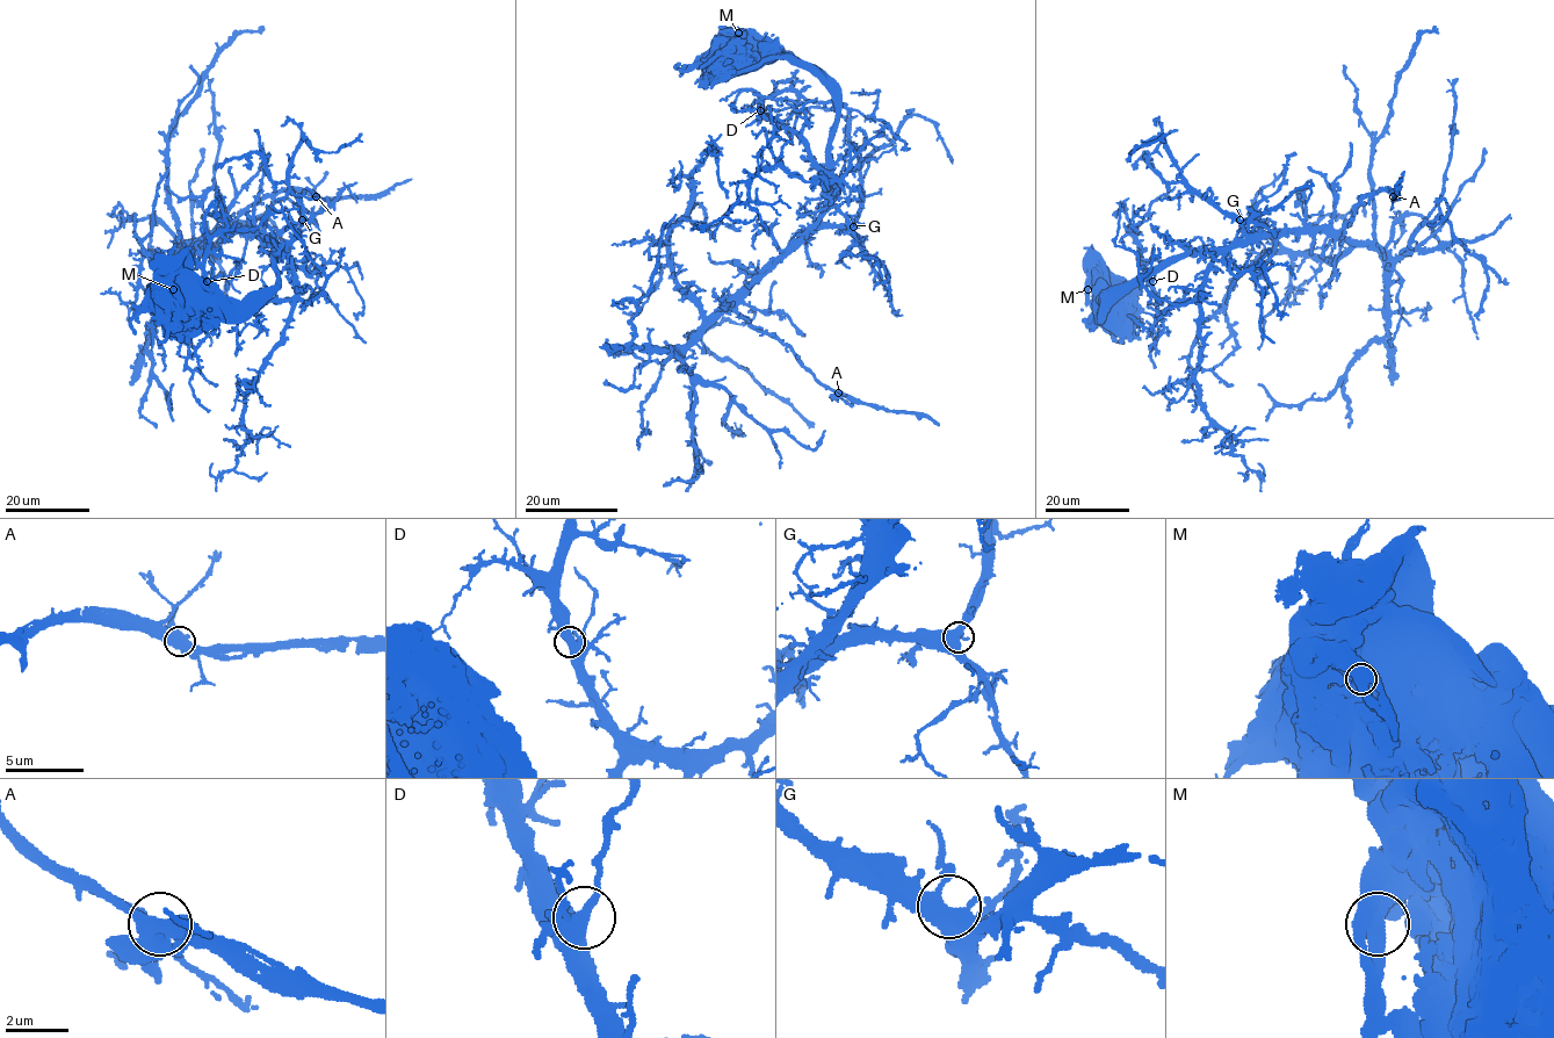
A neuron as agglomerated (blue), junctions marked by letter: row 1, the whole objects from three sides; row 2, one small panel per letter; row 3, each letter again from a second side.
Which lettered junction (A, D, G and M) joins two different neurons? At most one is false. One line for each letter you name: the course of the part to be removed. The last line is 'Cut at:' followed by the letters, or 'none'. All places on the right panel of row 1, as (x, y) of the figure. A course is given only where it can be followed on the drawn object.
Cut at: none

